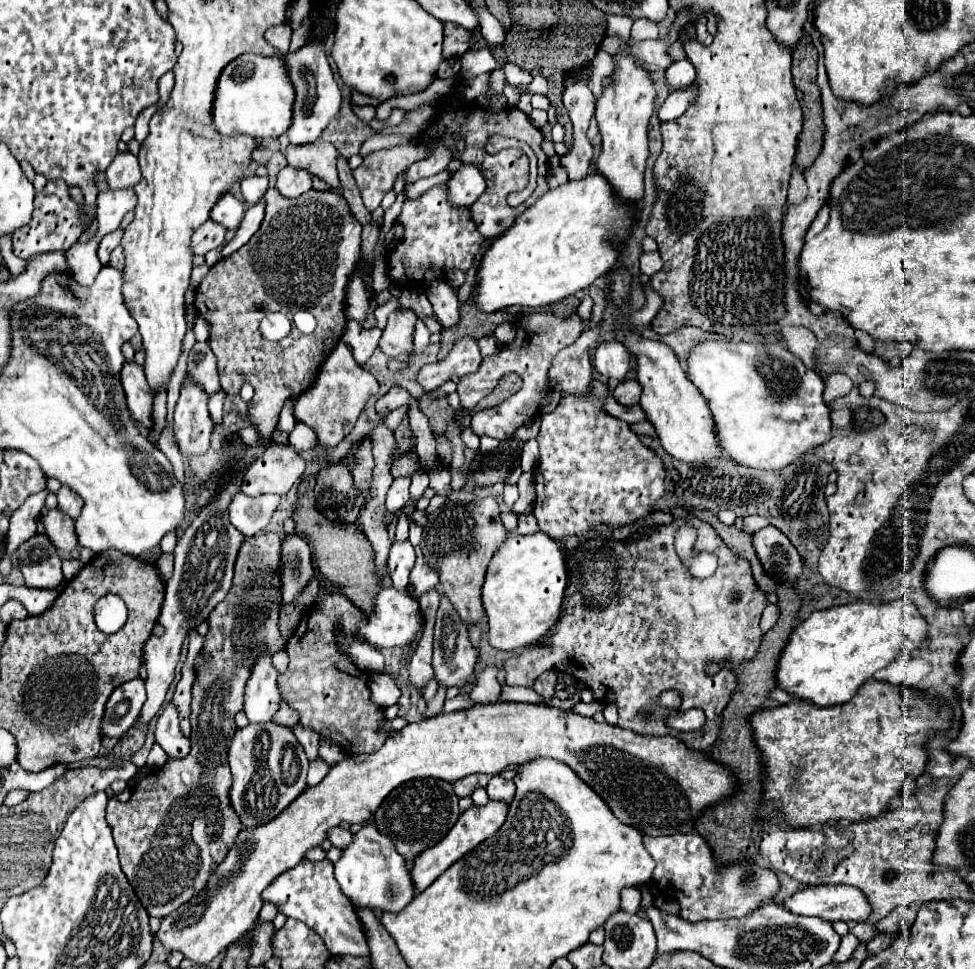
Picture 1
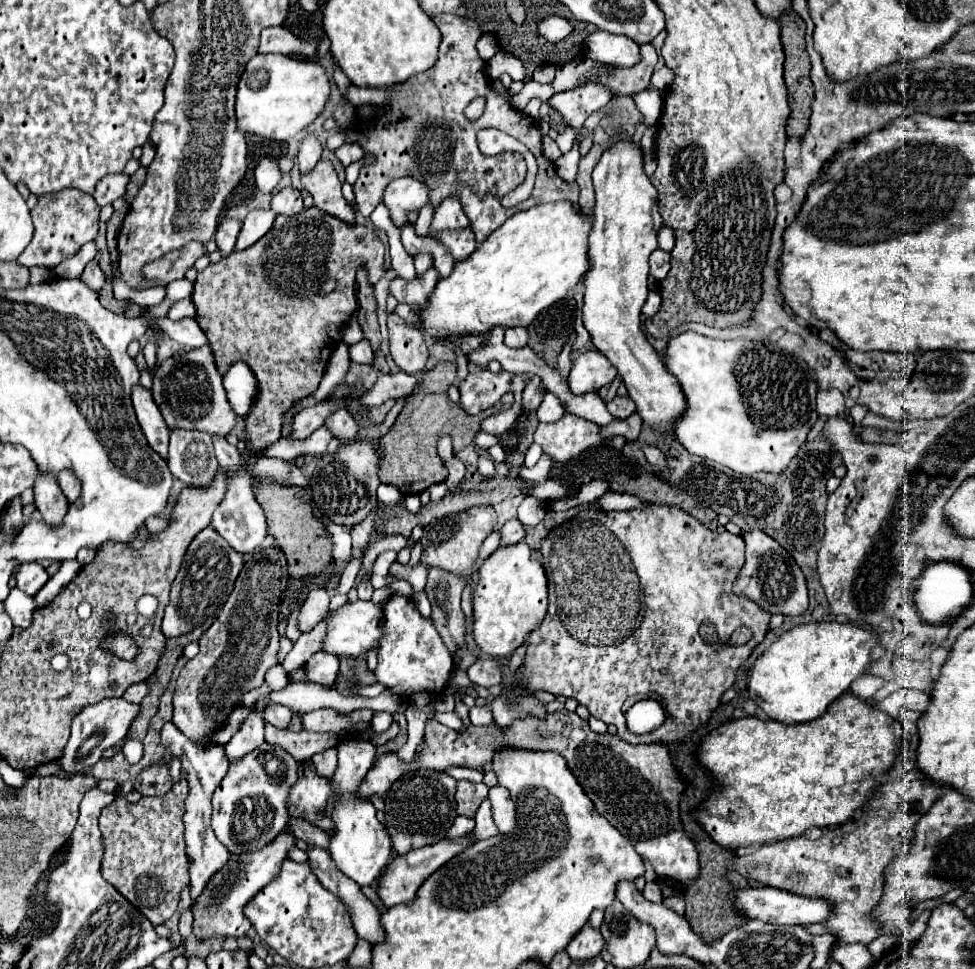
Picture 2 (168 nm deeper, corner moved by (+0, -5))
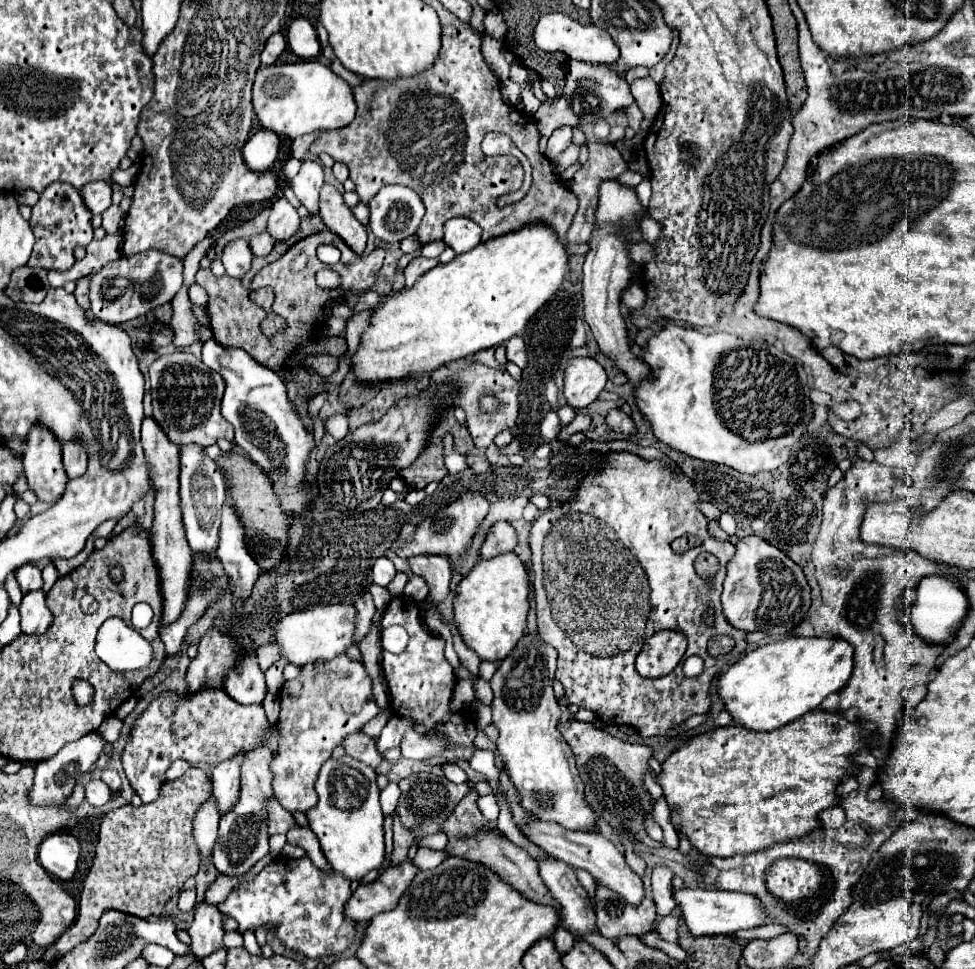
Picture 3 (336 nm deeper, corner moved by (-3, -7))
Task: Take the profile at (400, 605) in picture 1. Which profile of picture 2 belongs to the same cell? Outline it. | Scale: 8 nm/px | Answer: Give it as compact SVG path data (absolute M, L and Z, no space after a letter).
M345 602L337 610L327 612L327 632L321 642L321 650L327 654L333 654L337 658L341 656L361 656L371 646L379 646L379 640L383 636L383 612L373 602Z

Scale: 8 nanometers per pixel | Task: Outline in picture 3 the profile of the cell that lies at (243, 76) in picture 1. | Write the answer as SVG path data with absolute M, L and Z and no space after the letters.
M320 60L260 66L252 86L252 104L262 128L286 138L304 136L314 130L342 128L350 124L356 114L356 102L350 86Z

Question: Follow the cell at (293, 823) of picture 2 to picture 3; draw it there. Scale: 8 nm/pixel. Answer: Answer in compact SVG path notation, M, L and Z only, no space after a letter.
M272 800L268 804L268 814L270 814L270 820L268 820L268 832L270 832L270 836L272 834L286 834L288 830L292 830L292 828L298 826L298 822L294 820L294 816L288 810L284 810L276 800Z

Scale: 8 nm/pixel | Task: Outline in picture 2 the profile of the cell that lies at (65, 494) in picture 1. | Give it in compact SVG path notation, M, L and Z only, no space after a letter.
M61 470L57 480L59 480L63 494L69 498L69 502L75 502L81 494L81 480L71 470Z

